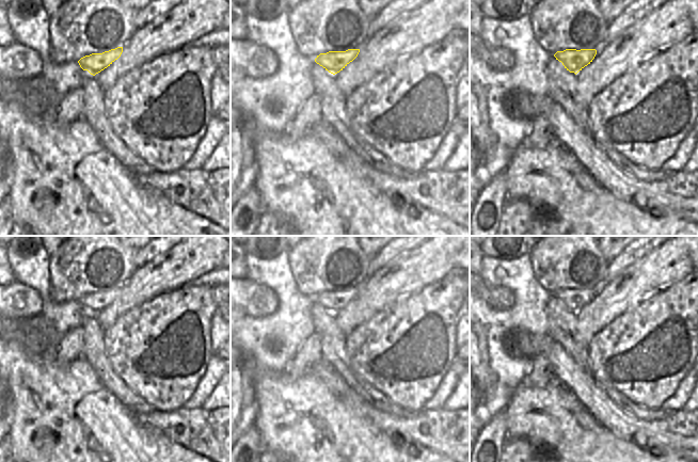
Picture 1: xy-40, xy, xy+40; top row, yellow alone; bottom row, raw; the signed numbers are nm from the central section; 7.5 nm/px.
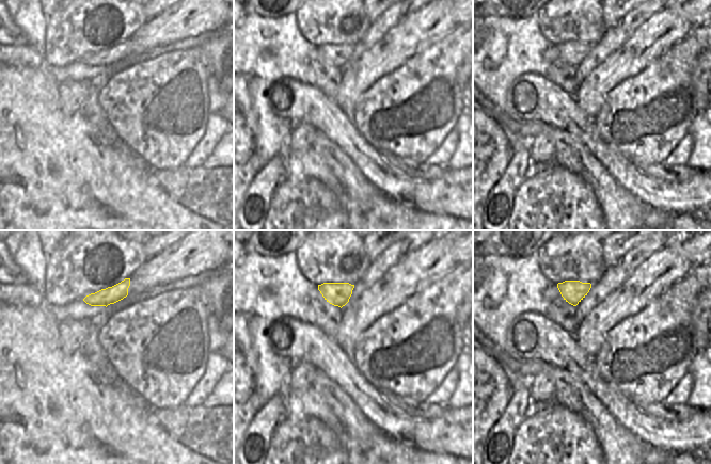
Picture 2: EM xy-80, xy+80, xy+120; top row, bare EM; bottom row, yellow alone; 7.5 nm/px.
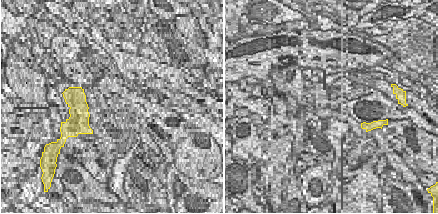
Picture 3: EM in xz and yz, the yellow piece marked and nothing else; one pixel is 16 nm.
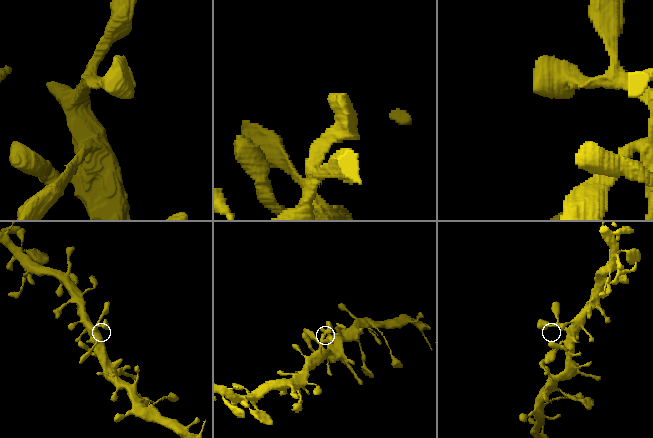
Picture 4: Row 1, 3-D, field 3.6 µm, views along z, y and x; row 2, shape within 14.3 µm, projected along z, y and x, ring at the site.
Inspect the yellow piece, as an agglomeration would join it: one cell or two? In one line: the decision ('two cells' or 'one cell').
one cell

